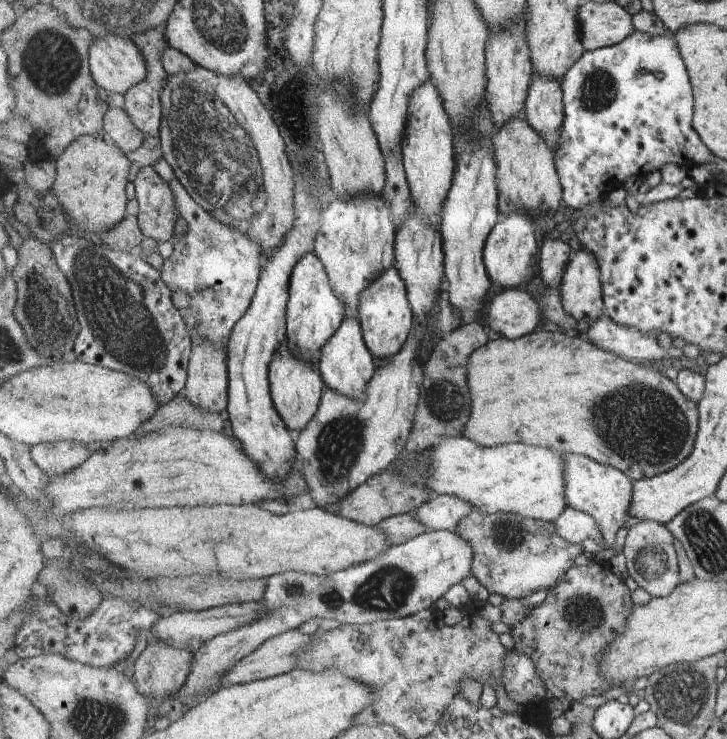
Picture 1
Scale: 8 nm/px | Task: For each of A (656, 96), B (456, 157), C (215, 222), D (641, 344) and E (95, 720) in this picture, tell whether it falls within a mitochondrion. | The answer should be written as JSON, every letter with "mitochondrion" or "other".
{"A":"other","B":"other","C":"mitochondrion","D":"mitochondrion","E":"mitochondrion"}

